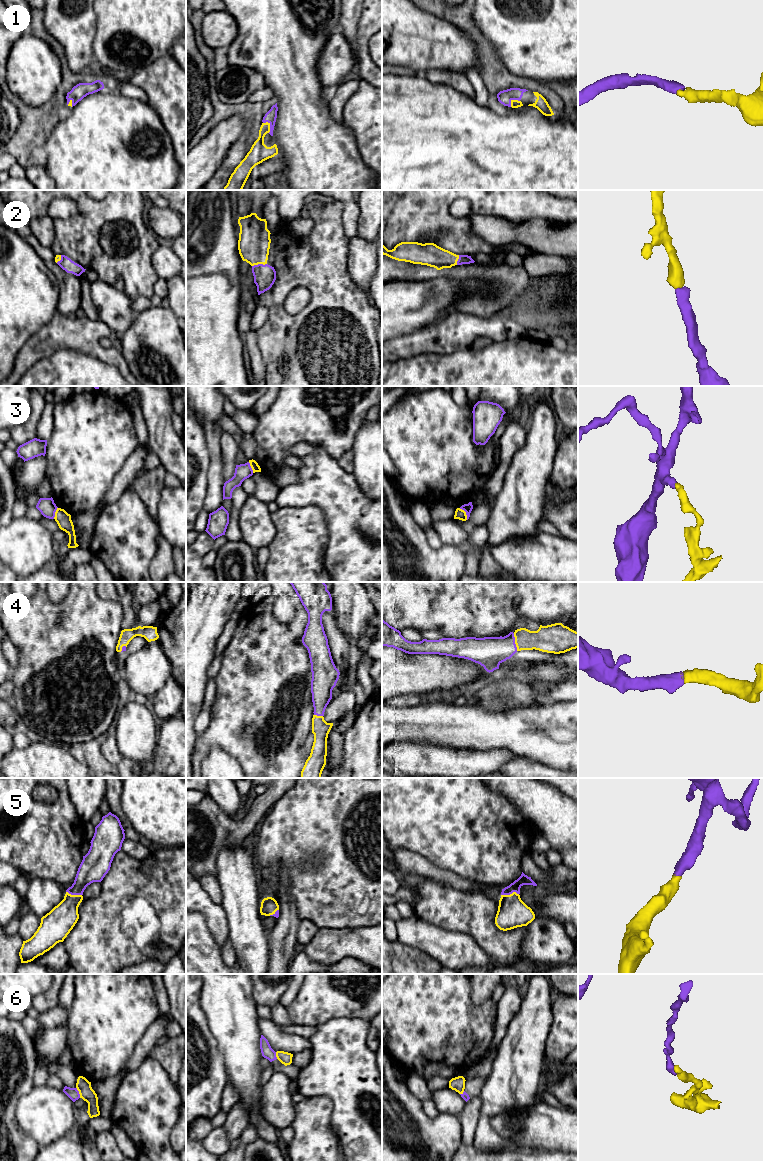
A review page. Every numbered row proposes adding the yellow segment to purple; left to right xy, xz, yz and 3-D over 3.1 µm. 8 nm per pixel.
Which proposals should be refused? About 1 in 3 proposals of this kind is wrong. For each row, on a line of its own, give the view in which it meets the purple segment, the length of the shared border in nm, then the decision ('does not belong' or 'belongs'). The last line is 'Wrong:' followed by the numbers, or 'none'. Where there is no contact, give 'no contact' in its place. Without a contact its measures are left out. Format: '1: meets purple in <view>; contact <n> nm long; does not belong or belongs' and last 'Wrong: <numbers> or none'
1: meets purple in xz; contact 100 nm long; belongs
2: meets purple in xz; contact 120 nm long; belongs
3: meets purple in yz; contact 120 nm long; does not belong
4: meets purple in yz; contact 150 nm long; belongs
5: meets purple in yz; contact 140 nm long; belongs
6: meets purple in xy; contact 90 nm long; does not belong
Wrong: 3, 6

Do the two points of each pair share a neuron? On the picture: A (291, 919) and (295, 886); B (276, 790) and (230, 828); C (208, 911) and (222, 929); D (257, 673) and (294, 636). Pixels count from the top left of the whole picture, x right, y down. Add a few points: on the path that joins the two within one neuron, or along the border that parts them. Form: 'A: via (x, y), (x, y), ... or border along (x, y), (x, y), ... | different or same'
A: border along (287, 877), (288, 892), (301, 919) | different
B: via (264, 802), (242, 826) | same
C: via (212, 915), (218, 925) | same
D: via (266, 664), (285, 645) | same

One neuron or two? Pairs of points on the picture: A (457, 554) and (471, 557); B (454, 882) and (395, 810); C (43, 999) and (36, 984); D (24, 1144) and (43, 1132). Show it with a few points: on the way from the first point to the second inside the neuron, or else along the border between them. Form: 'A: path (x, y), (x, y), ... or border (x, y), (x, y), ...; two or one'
A: border (464, 553), (465, 571); two
B: border (423, 856), (437, 867), (450, 870), (465, 878); two
C: border (51, 984), (45, 991), (33, 997); two
D: border (17, 1120), (20, 1127), (39, 1145); two

